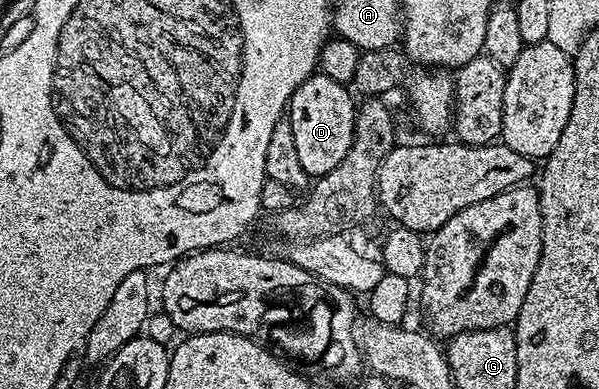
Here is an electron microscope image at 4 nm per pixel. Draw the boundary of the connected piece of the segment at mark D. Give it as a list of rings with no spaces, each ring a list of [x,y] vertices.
[[[322,72],[312,74],[293,92],[289,121],[293,128],[293,140],[297,143],[297,156],[309,176],[333,172],[333,168],[345,160],[345,152],[349,152],[355,135],[357,102],[351,96],[352,91],[344,83]]]

